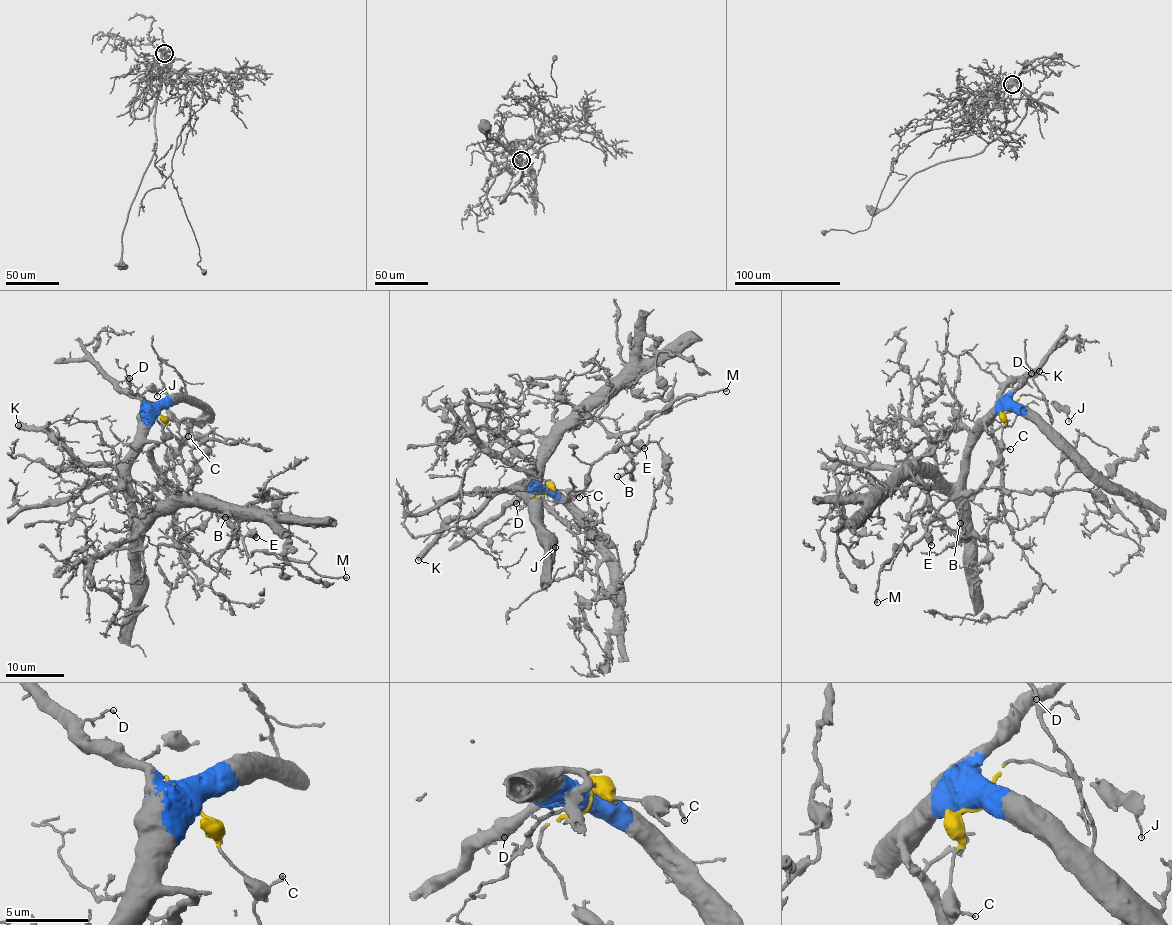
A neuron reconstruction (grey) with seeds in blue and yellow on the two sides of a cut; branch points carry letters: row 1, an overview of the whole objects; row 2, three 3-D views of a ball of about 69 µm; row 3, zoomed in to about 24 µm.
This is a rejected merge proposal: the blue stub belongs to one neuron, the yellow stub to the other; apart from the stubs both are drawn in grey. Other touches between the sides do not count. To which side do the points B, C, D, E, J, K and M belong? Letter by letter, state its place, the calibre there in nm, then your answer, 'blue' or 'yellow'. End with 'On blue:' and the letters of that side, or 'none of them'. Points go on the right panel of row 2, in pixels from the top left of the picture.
B: (960, 523) | 320 nm | blue
C: (1010, 449) | 130 nm | yellow
D: (1031, 373) | 150 nm | blue
E: (931, 545) | 550 nm | yellow
J: (1068, 421) | 90 nm | yellow
K: (1039, 371) | 600 nm | blue
M: (877, 602) | 300 nm | yellow
On blue: B, D, K

